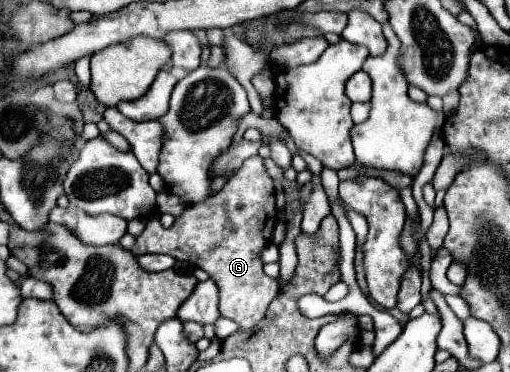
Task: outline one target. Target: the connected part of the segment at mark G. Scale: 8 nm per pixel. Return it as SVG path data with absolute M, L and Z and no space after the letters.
M250 157L240 167L240 171L228 179L228 183L216 195L208 197L202 203L186 207L186 211L176 217L170 229L164 229L160 223L160 215L152 215L146 223L146 229L136 237L134 247L130 249L134 255L144 253L166 253L176 257L178 261L188 261L194 267L204 269L210 279L216 281L220 289L220 313L226 319L236 321L242 329L252 329L266 313L270 301L278 295L279 283L276 279L266 277L262 271L264 263L260 259L262 249L268 245L272 237L272 227L276 225L276 197L274 197L274 181L266 173L262 157Z

